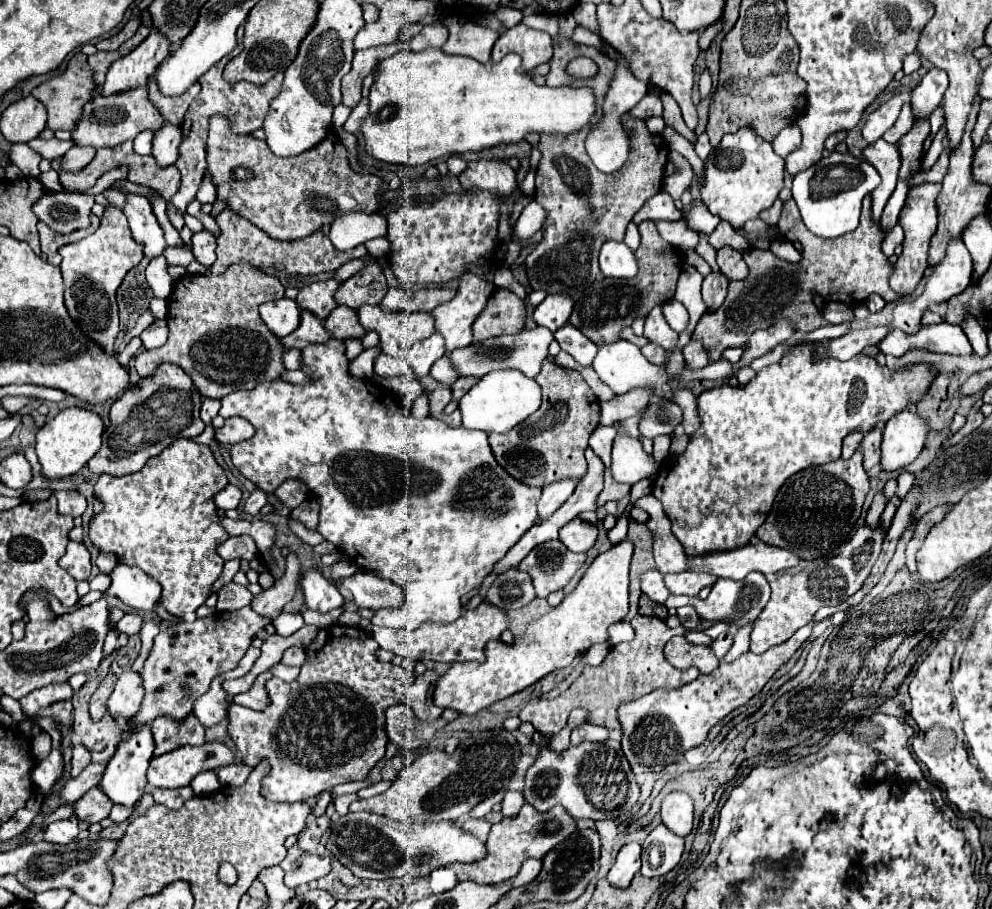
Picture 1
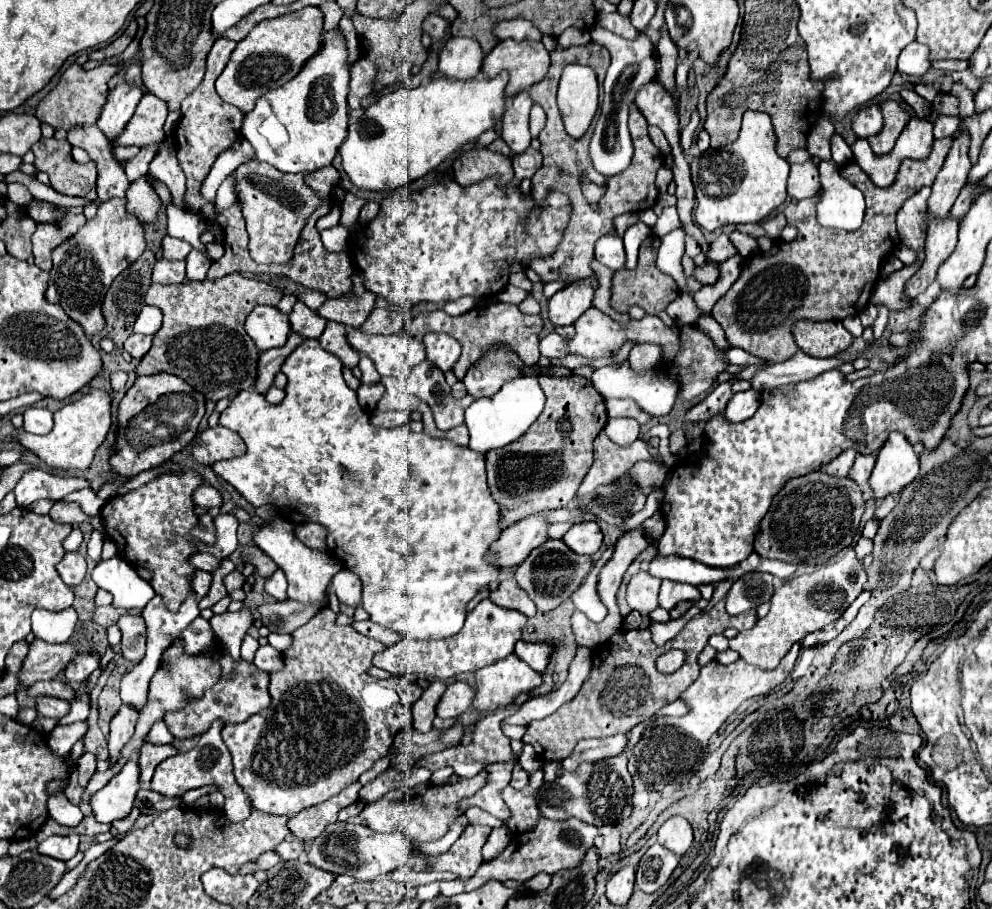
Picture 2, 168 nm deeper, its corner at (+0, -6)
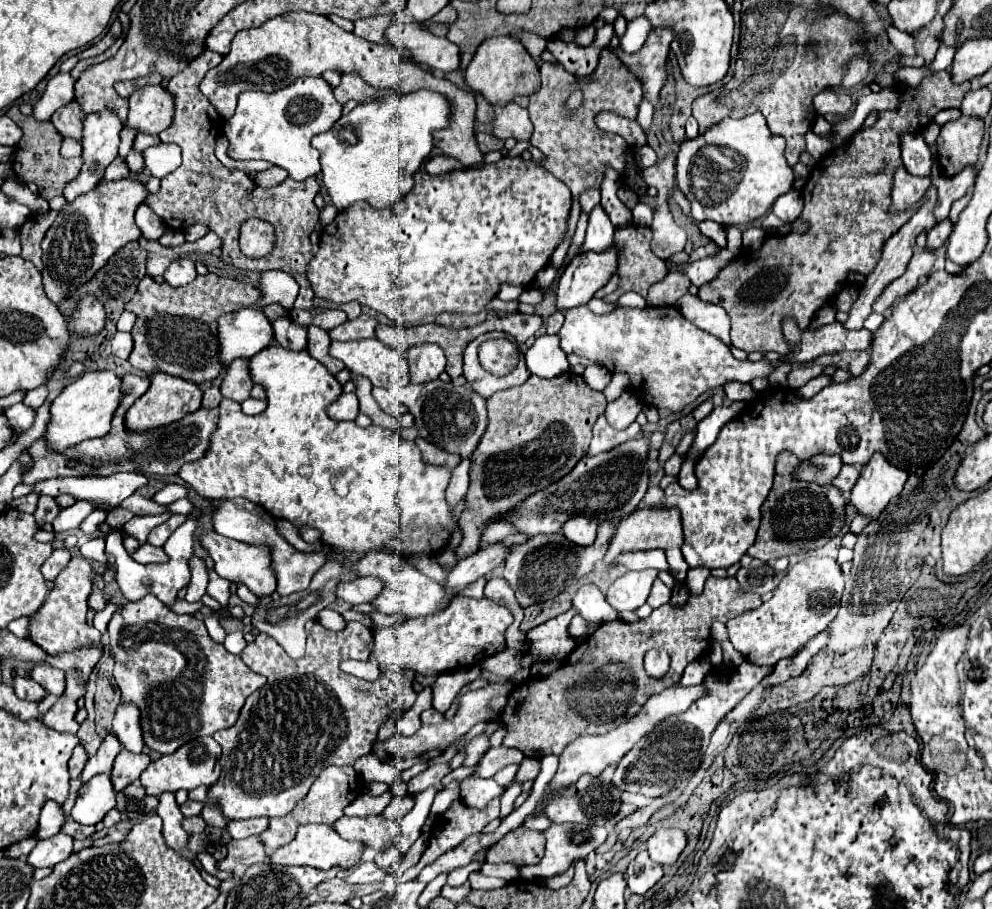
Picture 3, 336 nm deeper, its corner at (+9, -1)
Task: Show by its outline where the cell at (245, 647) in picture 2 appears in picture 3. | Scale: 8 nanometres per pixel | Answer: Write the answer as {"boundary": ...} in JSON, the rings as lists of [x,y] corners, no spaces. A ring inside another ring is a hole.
{"boundary":[[[210,615],[210,617],[206,617],[206,619],[204,619],[204,623],[206,623],[206,627],[208,627],[208,631],[210,631],[212,639],[216,639],[218,643],[224,643],[224,639],[226,639],[226,635],[228,635],[228,633],[222,629],[220,621],[218,621],[214,615]]]}

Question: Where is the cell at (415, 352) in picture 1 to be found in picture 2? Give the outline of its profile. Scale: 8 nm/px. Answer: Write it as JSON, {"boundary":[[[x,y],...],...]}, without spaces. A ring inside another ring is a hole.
{"boundary":[[[427,360],[417,364],[409,372],[407,392],[411,396],[417,396],[431,408],[435,426],[443,432],[463,424],[465,408],[469,408],[469,404],[473,402],[473,396],[465,400],[455,400],[451,394],[451,386],[445,382],[445,376],[441,374],[441,370],[437,370]]]}

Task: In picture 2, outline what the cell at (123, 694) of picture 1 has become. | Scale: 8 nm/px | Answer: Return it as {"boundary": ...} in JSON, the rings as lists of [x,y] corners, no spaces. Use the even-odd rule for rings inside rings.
{"boundary":[[[123,704],[119,714],[111,720],[111,732],[109,732],[109,764],[119,760],[121,748],[129,742],[129,736],[135,732],[135,722],[137,722],[137,712]]]}

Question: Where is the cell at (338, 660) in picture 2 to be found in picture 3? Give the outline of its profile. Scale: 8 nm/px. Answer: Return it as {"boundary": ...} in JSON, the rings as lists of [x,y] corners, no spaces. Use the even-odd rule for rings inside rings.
{"boundary":[[[316,619],[306,623],[308,647],[306,655],[300,661],[288,657],[288,653],[270,637],[268,633],[260,633],[248,647],[242,651],[242,661],[258,675],[264,675],[268,683],[252,693],[246,699],[246,705],[240,711],[238,721],[214,733],[214,739],[222,747],[222,773],[220,779],[210,787],[208,801],[218,801],[222,805],[224,817],[234,819],[250,819],[250,817],[282,817],[288,815],[298,801],[310,791],[312,783],[320,775],[320,771],[328,765],[354,765],[362,755],[372,751],[372,743],[378,735],[378,729],[386,723],[386,719],[394,713],[406,711],[412,707],[416,693],[412,689],[414,671],[400,669],[392,673],[382,673],[378,681],[364,681],[354,675],[348,675],[340,669],[340,663],[346,659],[368,659],[374,647],[372,631],[358,623],[350,621],[342,631],[330,631],[320,625]]]}

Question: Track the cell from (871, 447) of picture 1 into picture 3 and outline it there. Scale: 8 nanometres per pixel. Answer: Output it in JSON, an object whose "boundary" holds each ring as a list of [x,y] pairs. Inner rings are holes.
{"boundary":[[[844,465],[842,471],[838,473],[838,477],[832,483],[836,487],[840,487],[840,491],[844,493],[844,497],[848,499],[848,495],[850,495],[850,491],[852,491],[852,487],[854,487],[854,483],[856,483],[858,477],[860,477],[860,469],[856,465]]]}

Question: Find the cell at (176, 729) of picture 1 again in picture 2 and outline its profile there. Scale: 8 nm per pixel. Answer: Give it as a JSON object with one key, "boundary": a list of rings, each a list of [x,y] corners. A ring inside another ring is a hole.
{"boundary":[[[145,744],[139,752],[139,758],[137,758],[137,764],[141,768],[141,784],[149,782],[153,778],[153,772],[155,768],[169,756],[175,756],[177,750],[171,746],[171,744],[161,744],[161,746],[155,746],[155,744]]]}

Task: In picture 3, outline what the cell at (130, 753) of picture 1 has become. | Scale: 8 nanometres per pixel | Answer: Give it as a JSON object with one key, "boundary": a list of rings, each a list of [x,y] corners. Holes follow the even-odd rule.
{"boundary":[[[100,773],[80,787],[70,815],[82,825],[96,825],[110,809],[114,809],[114,805],[116,791],[112,785],[112,777],[108,773]]]}

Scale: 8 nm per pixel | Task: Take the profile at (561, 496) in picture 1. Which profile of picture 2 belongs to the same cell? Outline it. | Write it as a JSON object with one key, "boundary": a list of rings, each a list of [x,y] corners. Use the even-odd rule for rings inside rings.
{"boundary":[[[543,514],[519,520],[501,532],[501,536],[493,542],[493,548],[489,548],[487,560],[497,564],[497,568],[519,566],[531,550],[547,540],[547,528],[549,526],[543,520]]]}

